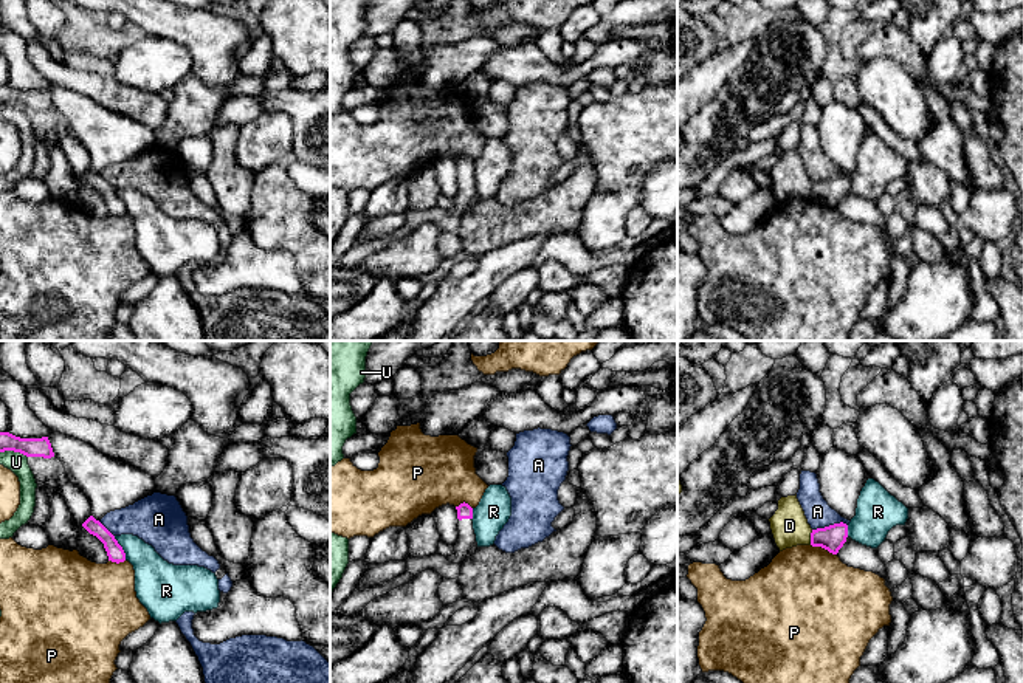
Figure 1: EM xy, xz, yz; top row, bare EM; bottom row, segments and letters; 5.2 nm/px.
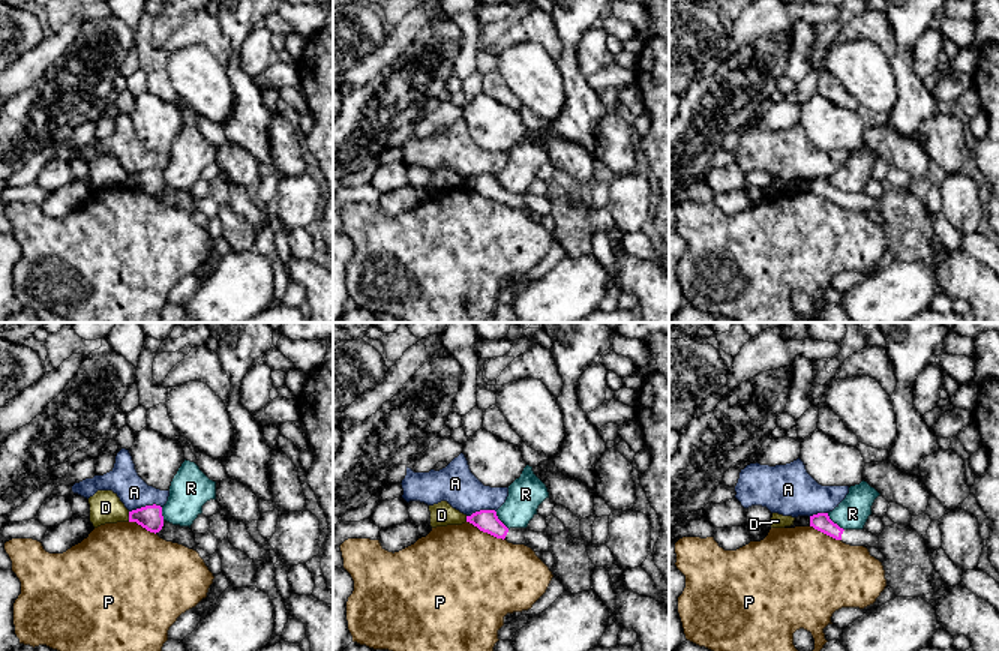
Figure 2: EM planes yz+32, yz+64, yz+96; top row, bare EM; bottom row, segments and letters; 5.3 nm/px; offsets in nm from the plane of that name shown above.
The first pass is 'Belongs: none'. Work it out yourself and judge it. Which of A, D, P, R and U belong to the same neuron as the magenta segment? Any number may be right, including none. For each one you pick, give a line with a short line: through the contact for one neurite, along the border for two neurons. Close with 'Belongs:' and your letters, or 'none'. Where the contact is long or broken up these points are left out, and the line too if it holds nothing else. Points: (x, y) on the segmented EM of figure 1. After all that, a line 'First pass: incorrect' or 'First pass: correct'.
Belongs: none
First pass: correct

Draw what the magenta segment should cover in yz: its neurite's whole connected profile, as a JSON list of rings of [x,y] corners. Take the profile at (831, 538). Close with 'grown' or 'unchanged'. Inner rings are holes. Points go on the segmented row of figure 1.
[[[840,522],[825,528],[812,530],[811,545],[822,547],[832,554],[837,554],[848,537],[848,525]]]; unchanged

